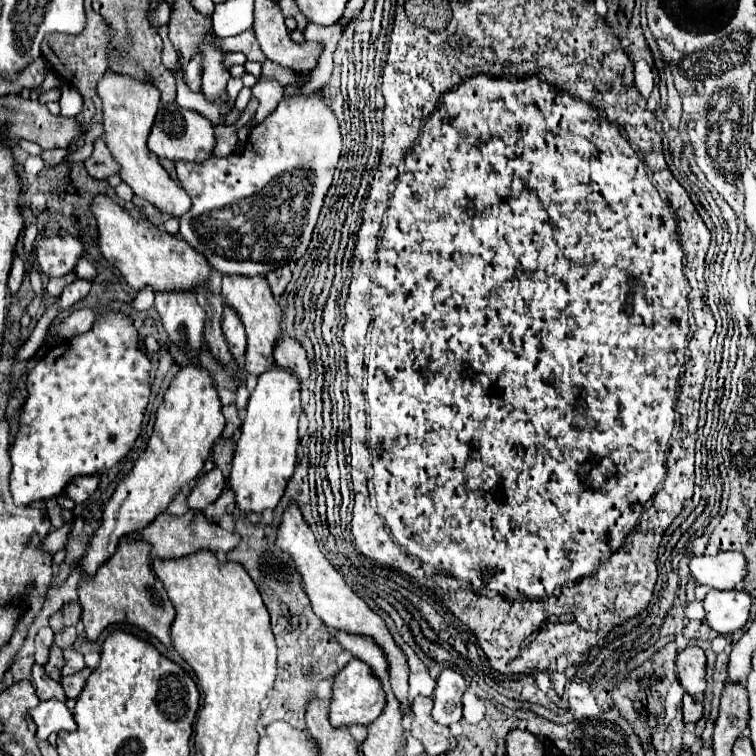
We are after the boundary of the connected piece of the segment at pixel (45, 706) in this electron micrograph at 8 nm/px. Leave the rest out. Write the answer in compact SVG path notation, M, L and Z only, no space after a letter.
M46 700L40 702L36 708L30 710L30 716L34 718L36 726L38 726L38 740L48 740L48 736L52 732L60 732L60 730L76 730L76 722L72 712L68 710L68 706L60 700Z

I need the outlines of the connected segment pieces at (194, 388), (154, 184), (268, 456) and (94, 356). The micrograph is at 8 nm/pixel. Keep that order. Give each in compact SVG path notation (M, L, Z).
M190 364L182 368L172 378L164 400L158 406L154 432L148 440L148 448L136 460L130 474L118 484L114 496L104 508L102 524L92 536L90 550L82 560L82 570L86 574L92 576L98 566L114 554L122 536L148 526L158 514L168 508L180 486L200 474L204 460L208 458L214 442L224 430L224 424L226 422L222 414L222 404L210 372L200 364Z
M106 72L98 82L98 96L104 106L104 142L112 154L112 158L120 164L120 178L126 182L132 192L166 214L180 218L180 214L190 210L188 194L168 176L168 172L160 166L156 154L146 148L146 140L150 128L154 124L154 116L160 108L160 90L152 86L152 82L142 82L126 74Z
M274 366L270 372L258 376L258 384L246 404L242 434L236 442L230 472L230 486L236 492L236 504L242 512L264 512L268 508L272 510L280 502L296 464L300 414L300 380L292 370Z
M108 312L106 316L98 316L96 322L92 324L92 328L84 334L78 334L58 346L52 346L48 350L48 354L32 368L32 372L28 374L26 380L26 388L28 388L28 398L26 404L22 408L20 414L20 426L18 426L18 434L14 438L14 444L10 446L10 460L12 460L12 472L10 472L10 492L16 504L30 504L36 500L48 500L54 498L58 494L64 492L66 484L70 484L70 480L74 480L76 476L92 476L92 474L102 474L106 470L110 470L112 466L116 466L134 446L136 438L140 436L142 430L142 420L144 420L144 412L150 400L150 360L142 348L142 340L138 336L138 330L134 328L132 320L126 314L120 312Z

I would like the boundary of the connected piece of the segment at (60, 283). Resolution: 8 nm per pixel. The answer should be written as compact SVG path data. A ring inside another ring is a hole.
M76 272L64 274L64 276L60 276L60 278L50 278L48 284L46 284L46 290L48 290L50 296L60 296L62 290L64 290L64 286L70 284L70 282L74 282L74 280L76 280Z

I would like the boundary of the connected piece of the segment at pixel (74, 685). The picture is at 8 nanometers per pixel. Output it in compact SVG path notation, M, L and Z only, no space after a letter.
M84 668L84 670L76 672L76 674L70 674L70 676L62 678L62 688L64 688L64 692L66 692L68 698L78 698L78 694L82 692L82 688L84 688L90 672L92 672L90 668Z

